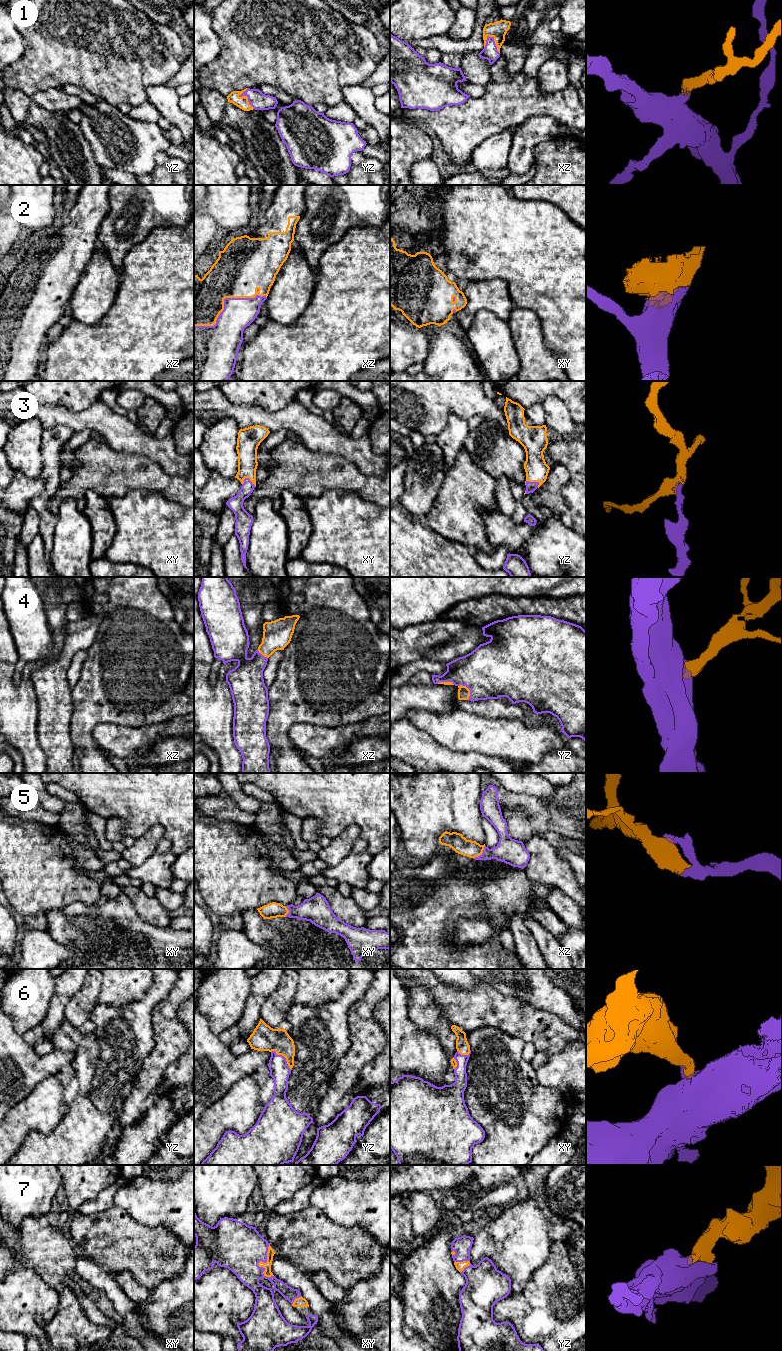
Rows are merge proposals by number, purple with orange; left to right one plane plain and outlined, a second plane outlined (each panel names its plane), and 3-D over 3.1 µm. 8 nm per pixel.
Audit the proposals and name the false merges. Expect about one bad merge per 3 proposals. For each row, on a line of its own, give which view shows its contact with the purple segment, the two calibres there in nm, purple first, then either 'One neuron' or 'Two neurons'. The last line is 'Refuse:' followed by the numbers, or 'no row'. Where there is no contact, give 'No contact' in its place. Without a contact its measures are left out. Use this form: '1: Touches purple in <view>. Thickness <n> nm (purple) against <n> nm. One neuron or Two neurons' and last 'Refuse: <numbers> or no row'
1: Touches purple in xz. Thickness 120 nm (purple) against 140 nm. One neuron
2: Touches purple in xz. Thickness 240 nm (purple) against 400 nm. One neuron
3: Touches purple in yz. Thickness 80 nm (purple) against 180 nm. One neuron
4: Touches purple in yz. Thickness 440 nm (purple) against 100 nm. One neuron
5: Touches purple in xz. Thickness 200 nm (purple) against 140 nm. One neuron
6: Touches purple in yz. Thickness 160 nm (purple) against 200 nm. One neuron
7: Touches purple in xy. Thickness 380 nm (purple) against 60 nm. One neuron
Refuse: no row

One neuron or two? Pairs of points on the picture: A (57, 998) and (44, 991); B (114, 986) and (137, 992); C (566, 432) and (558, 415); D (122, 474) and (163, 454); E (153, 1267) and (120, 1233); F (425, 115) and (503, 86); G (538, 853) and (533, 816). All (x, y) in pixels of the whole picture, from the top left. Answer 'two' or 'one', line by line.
A: two
B: one
C: one
D: two
E: one
F: one
G: two

